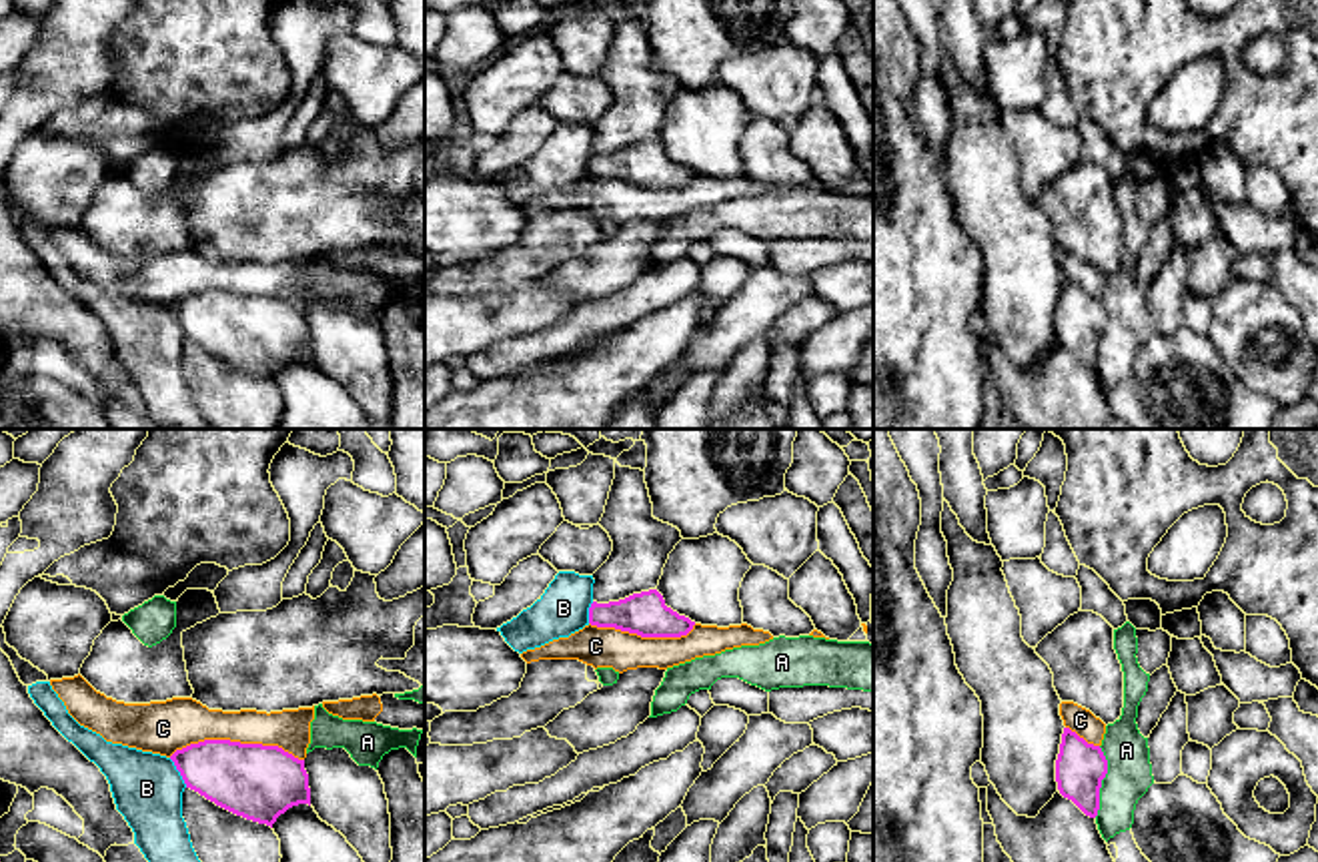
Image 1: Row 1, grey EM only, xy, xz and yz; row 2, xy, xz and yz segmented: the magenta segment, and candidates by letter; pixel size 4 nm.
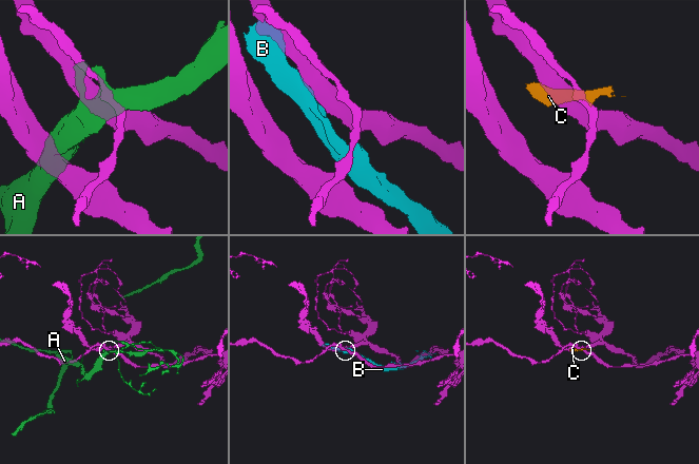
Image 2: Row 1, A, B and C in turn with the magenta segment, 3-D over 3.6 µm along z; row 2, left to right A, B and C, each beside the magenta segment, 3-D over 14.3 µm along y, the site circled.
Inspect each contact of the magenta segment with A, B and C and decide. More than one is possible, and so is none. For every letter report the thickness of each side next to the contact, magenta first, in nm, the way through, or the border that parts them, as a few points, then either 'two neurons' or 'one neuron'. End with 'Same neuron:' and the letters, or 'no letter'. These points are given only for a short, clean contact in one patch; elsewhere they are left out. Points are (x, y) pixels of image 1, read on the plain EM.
A: calibres 200 and 180 nm; two neurons
B: calibres 280 and 280 nm; two neurons
C: calibres 300 and 200 nm; two neurons
Same neuron: no letter

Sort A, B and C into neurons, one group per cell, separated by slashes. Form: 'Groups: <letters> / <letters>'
Groups: A / B / C

